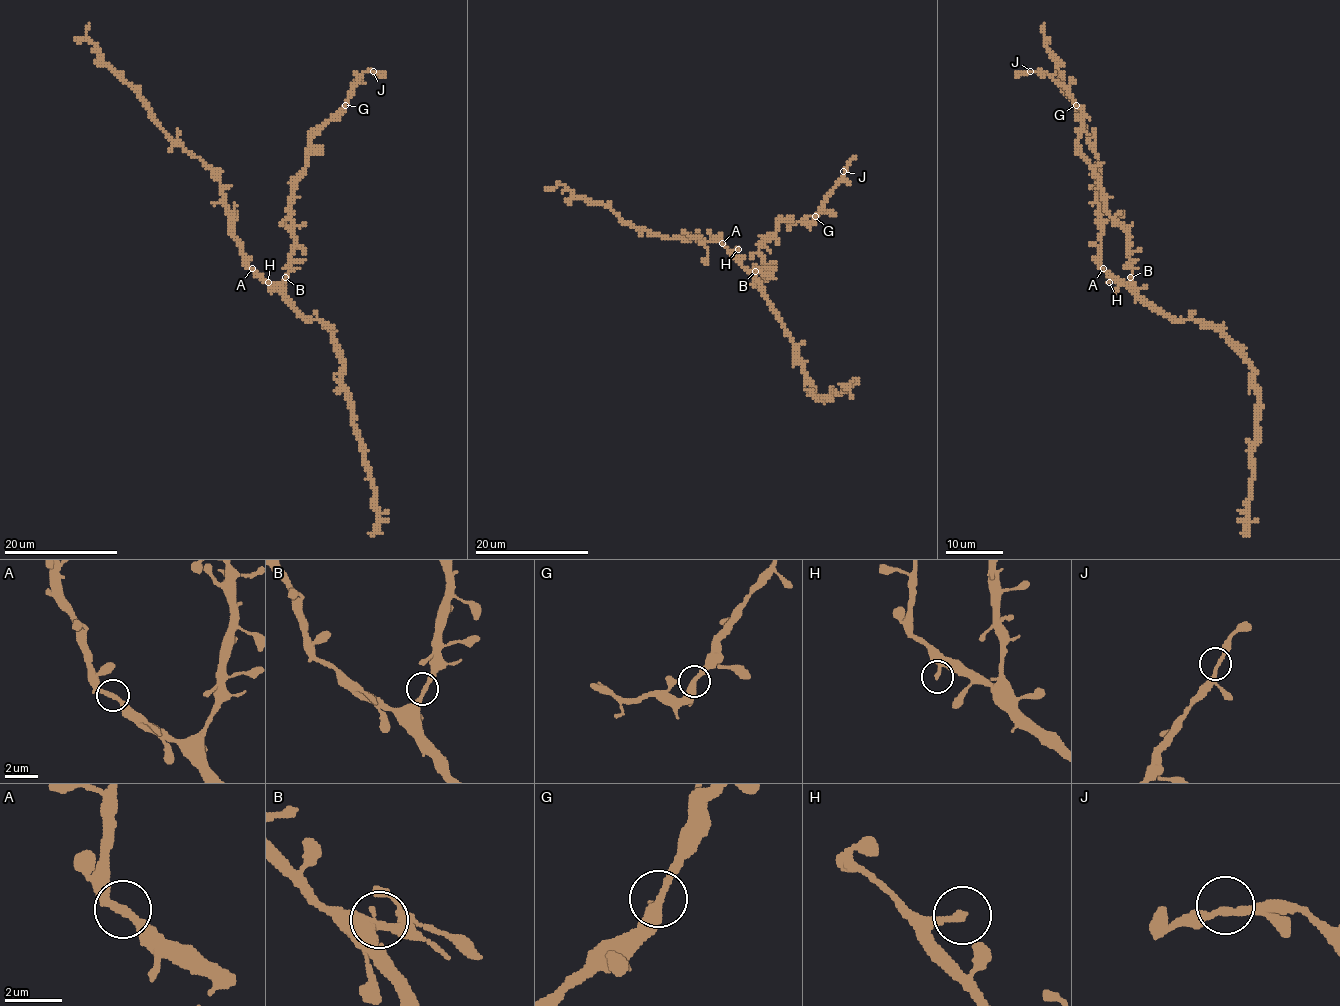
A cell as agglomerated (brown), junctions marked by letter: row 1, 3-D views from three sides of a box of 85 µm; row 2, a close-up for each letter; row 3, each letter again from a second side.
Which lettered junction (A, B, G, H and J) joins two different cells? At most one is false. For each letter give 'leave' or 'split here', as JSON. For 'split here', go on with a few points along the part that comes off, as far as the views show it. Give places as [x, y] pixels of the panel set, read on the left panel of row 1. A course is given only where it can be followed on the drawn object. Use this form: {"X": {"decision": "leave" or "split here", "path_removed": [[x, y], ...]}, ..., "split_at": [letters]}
{"A": {"decision": "leave"}, "B": {"decision": "leave"}, "G": {"decision": "leave"}, "H": {"decision": "leave"}, "J": {"decision": "leave"}, "split_at": []}

